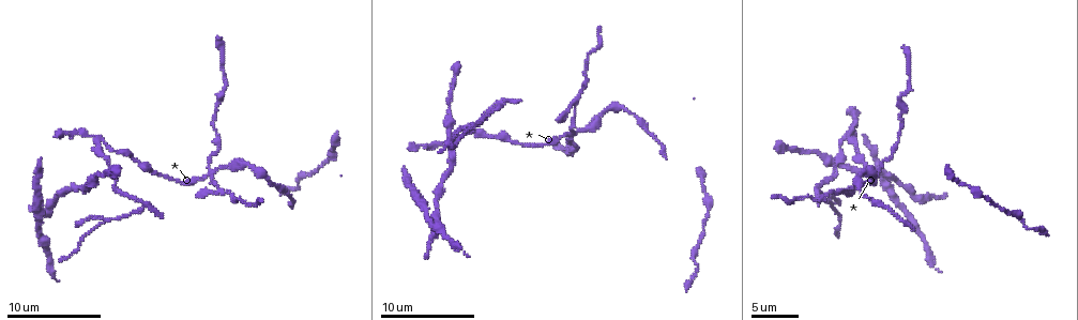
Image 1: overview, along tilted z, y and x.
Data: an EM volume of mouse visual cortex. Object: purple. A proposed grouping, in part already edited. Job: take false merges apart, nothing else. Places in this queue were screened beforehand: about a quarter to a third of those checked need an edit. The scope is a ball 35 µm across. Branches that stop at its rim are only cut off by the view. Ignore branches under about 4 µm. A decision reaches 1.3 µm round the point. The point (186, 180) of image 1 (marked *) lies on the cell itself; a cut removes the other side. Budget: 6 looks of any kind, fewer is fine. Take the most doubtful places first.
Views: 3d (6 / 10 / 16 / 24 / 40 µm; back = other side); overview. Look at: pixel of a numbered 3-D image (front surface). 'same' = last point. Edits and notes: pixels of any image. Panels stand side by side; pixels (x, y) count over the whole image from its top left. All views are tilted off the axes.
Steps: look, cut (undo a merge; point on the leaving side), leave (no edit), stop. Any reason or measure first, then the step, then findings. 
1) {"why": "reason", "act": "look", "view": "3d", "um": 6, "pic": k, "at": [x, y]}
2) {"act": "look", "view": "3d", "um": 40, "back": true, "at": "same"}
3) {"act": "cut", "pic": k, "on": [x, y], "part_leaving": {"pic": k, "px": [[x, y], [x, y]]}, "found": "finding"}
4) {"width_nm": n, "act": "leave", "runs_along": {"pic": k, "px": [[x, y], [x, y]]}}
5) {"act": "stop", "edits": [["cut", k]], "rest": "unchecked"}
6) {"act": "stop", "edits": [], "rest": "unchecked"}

{"why": "looks like a crossing", "act": "look", "view": "3d", "um": 10, "pic": 1, "at": [571, 135]}

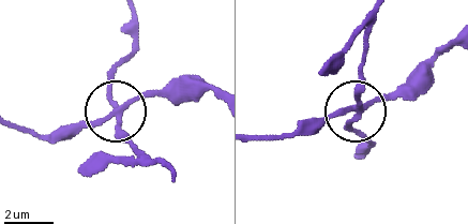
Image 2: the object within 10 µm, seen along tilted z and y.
{"why": "zoom in", "act": "look", "view": "3d", "um": 6, "pic": 2, "at": [357, 114]}

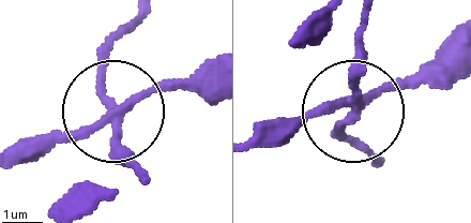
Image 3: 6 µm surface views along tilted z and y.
{"arms": 4, "act": "cut", "pic": 3, "on": [127, 163], "found": "two cells meet here"}

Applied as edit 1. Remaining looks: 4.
{"why": "three-way junction", "act": "look", "view": "3d", "um": 10, "pic": 1, "at": [841, 156]}

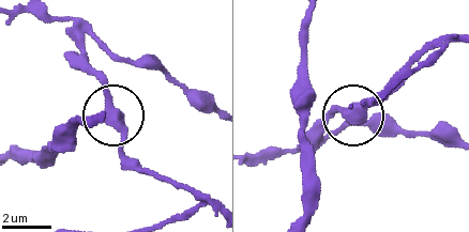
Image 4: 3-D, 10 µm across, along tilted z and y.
{"width_nm": 340, "act": "leave", "found": "one cell here"}

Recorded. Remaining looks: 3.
{"why": "narrows sharply", "act": "look", "view": "3d", "um": 10, "pic": 1, "at": [862, 175]}

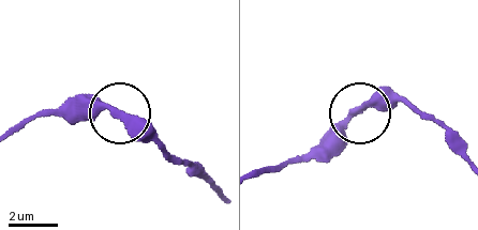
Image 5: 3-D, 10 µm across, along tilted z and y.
{"act": "look", "view": "3d", "um": 6, "pic": 5, "at": [355, 114]}

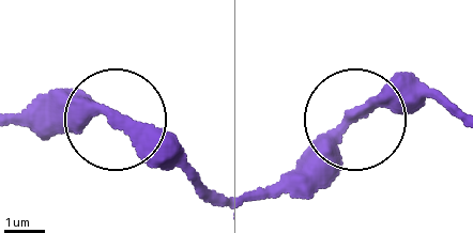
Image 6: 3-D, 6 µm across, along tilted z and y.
{"width_nm": 310, "act": "leave", "runs_along": {"pic": 6, "px": [[15, 127], [108, 117], [192, 183]]}, "found": "continuous, no second cell"}

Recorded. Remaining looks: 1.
{"act": "stop", "edits": [["cut", 3]], "rest": "unchecked"}

